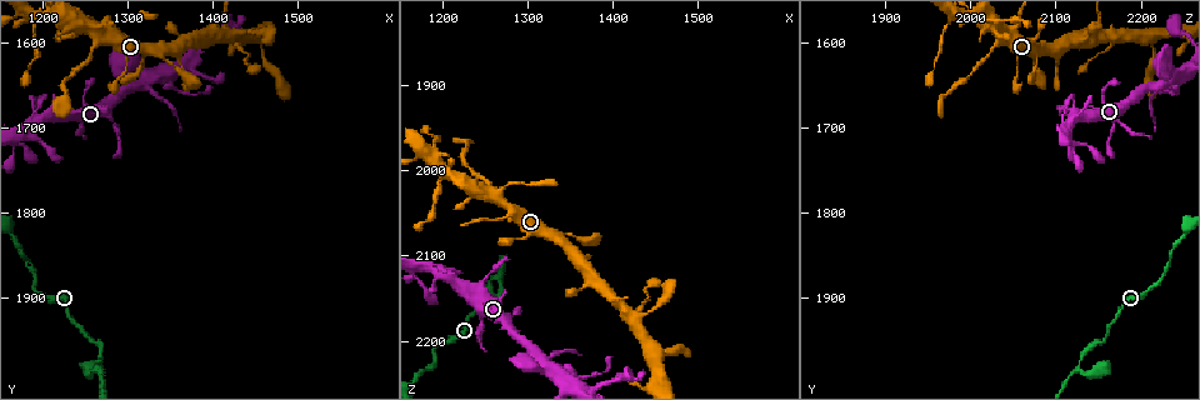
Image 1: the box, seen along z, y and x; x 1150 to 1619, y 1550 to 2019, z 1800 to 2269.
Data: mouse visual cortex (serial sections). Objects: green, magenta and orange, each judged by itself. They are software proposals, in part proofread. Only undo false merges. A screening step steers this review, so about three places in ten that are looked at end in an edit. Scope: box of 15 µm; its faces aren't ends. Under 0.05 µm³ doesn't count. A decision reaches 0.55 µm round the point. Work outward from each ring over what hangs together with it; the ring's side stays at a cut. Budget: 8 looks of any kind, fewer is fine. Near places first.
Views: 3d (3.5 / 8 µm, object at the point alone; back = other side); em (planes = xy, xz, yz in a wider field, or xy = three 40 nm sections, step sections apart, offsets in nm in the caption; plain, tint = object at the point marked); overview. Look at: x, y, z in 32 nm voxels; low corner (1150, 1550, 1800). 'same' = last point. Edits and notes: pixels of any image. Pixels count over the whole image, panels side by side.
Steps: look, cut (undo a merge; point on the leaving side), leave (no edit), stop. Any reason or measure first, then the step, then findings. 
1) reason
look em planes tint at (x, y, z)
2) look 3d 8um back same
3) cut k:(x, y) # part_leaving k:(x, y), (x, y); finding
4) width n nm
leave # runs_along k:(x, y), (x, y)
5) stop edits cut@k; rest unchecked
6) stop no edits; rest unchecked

thin neck
look em xy step 5 tint at (1255, 1610, 2025)

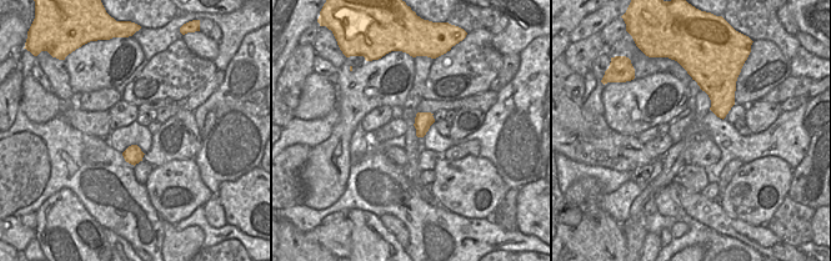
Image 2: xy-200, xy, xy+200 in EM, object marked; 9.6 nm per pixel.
wider look
look 3d 3.5um same

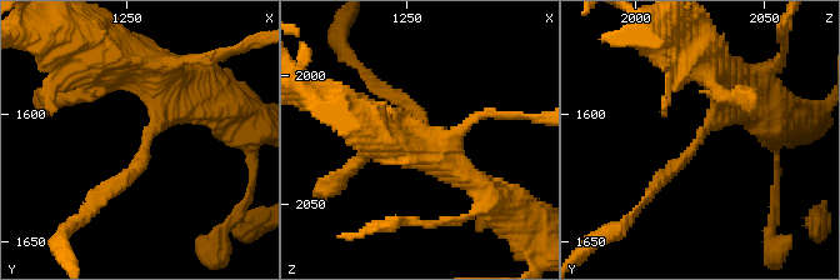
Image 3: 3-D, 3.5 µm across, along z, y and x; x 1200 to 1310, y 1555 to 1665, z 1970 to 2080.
arm_widths 200, 300 nm
leave # runs_along 3:(746, 88), (650, 191); one cell here

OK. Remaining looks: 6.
branch point
look 3d 3.5um at (1455, 1590, 2245)

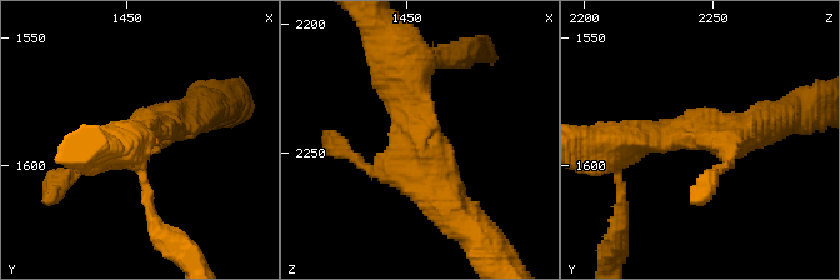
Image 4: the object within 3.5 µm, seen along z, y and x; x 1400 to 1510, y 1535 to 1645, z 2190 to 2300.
look em xy step 5 tint at (1451, 1588, 2250)

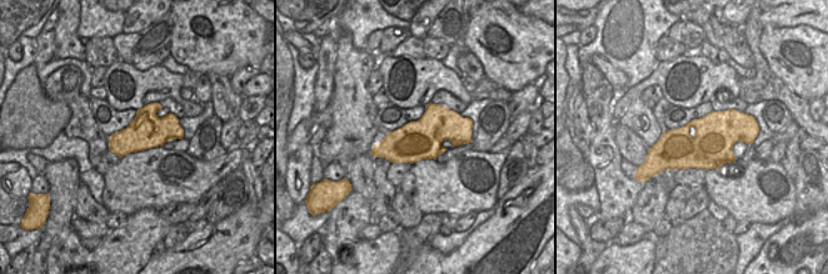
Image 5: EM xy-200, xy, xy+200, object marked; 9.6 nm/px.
look em xy step 1 tint same

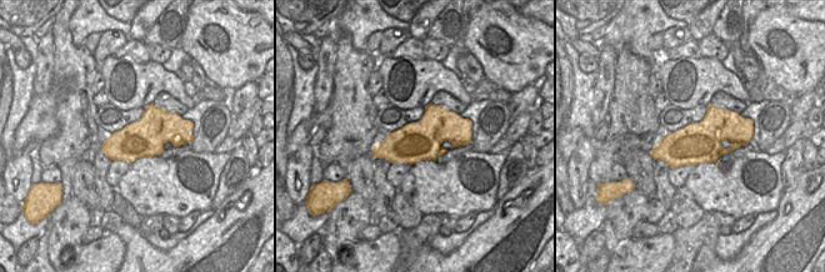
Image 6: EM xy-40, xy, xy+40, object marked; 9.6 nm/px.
leave # runs_along 4:(618, 154), (759, 104); continuous, no second cell

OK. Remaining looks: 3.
sharp bend
look 3d 8um at (1265, 1975, 2125)

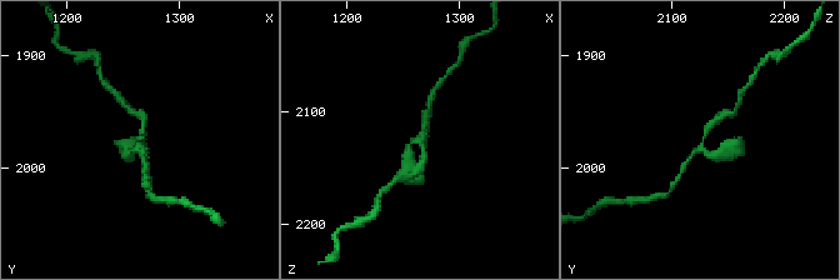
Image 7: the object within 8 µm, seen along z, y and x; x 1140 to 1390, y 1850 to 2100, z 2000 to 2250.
look 3d 3.5um at (1268, 1978, 2130)

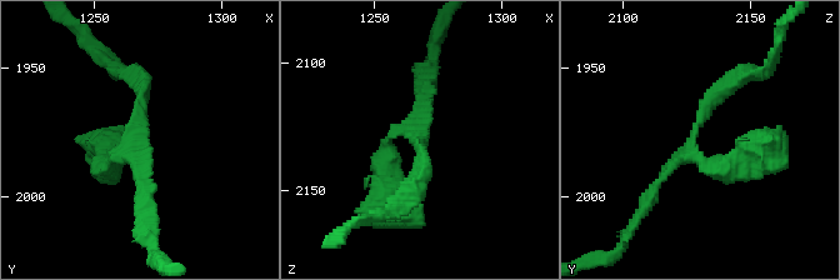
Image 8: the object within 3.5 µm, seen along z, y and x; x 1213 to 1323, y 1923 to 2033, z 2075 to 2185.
arm_widths 150, 200, 300 nm
leave # all the same cell

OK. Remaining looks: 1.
stop no edits; rest unchecked

